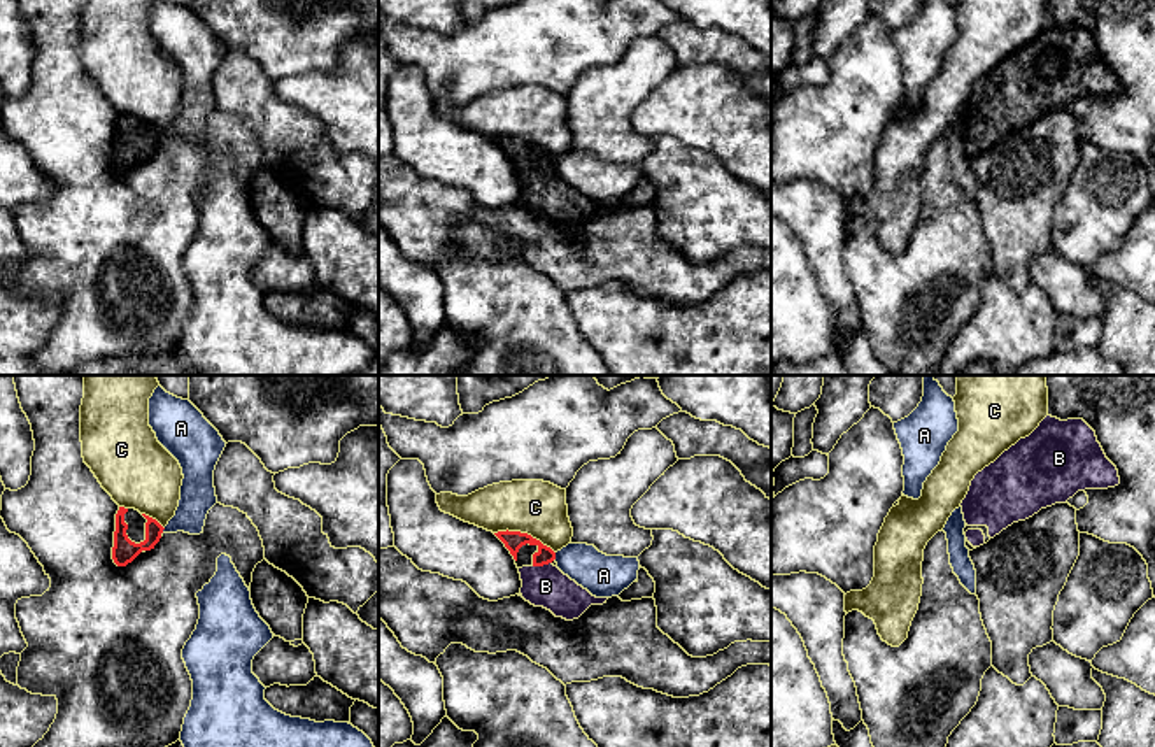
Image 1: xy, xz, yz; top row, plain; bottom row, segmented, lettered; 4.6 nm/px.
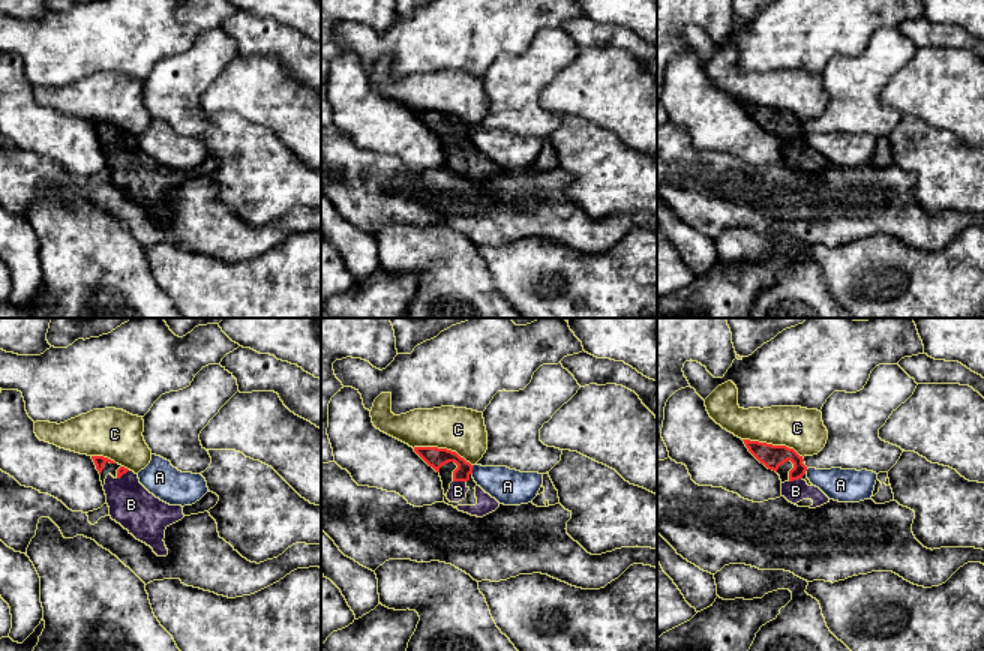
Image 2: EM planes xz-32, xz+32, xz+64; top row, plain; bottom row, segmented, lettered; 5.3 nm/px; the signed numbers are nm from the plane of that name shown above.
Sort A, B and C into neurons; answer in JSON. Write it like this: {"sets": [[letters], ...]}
{"sets": [["A"], ["B"], ["C"]]}

